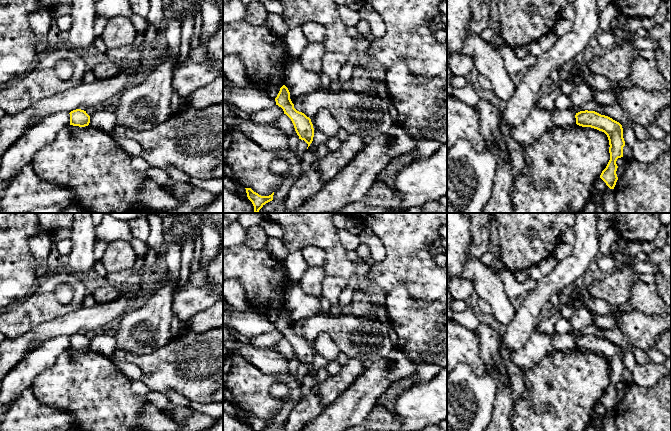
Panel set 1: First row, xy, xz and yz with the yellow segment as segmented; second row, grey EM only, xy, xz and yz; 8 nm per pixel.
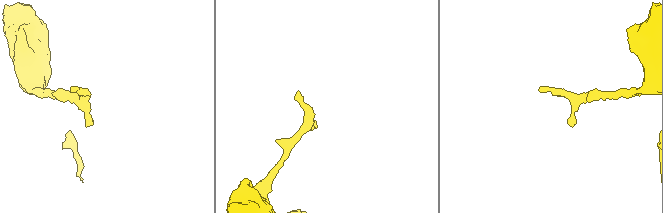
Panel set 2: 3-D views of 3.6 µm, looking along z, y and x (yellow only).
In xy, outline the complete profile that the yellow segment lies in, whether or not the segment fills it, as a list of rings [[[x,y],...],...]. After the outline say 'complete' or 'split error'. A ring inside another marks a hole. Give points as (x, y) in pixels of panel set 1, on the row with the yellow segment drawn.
[[[76,109],[71,111],[69,114],[70,125],[85,127],[88,126],[90,123],[90,116],[84,110]]] | complete

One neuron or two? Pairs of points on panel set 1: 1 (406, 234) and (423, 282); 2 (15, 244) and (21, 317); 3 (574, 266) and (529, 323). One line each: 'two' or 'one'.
1: one
2: two
3: one

